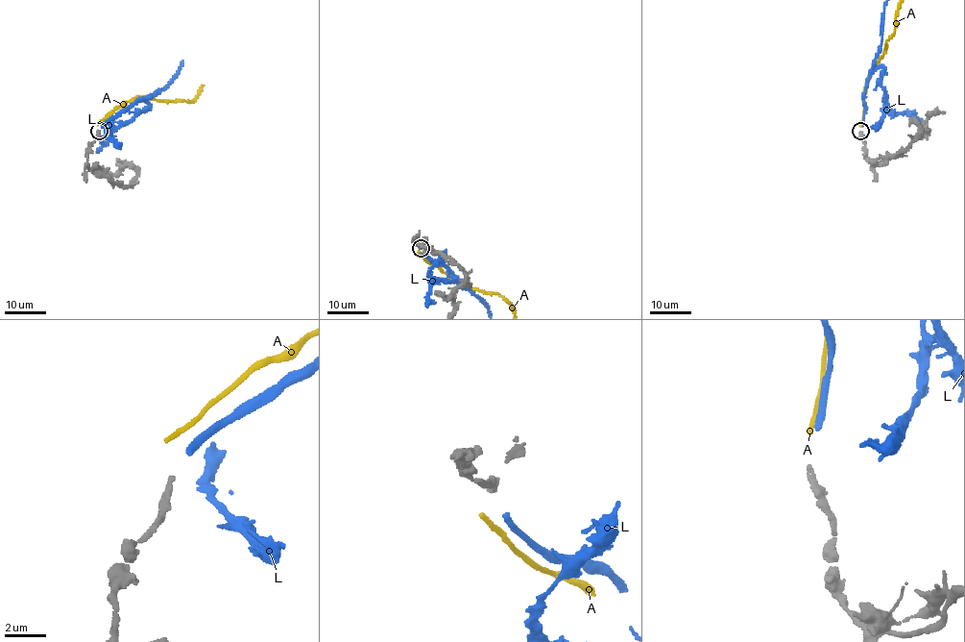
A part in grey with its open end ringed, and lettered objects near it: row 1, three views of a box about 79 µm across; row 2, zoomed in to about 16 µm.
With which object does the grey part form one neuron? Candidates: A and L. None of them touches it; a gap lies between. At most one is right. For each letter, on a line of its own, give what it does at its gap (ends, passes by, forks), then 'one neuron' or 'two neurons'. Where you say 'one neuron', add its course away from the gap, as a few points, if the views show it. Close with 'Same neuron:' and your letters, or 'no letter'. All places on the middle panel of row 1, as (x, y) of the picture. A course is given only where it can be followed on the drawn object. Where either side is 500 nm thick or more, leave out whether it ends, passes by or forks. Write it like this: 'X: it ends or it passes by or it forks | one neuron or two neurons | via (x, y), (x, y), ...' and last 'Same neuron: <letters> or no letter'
A: it ends | two neurons
L: it ends | one neuron
Same neuron: L

